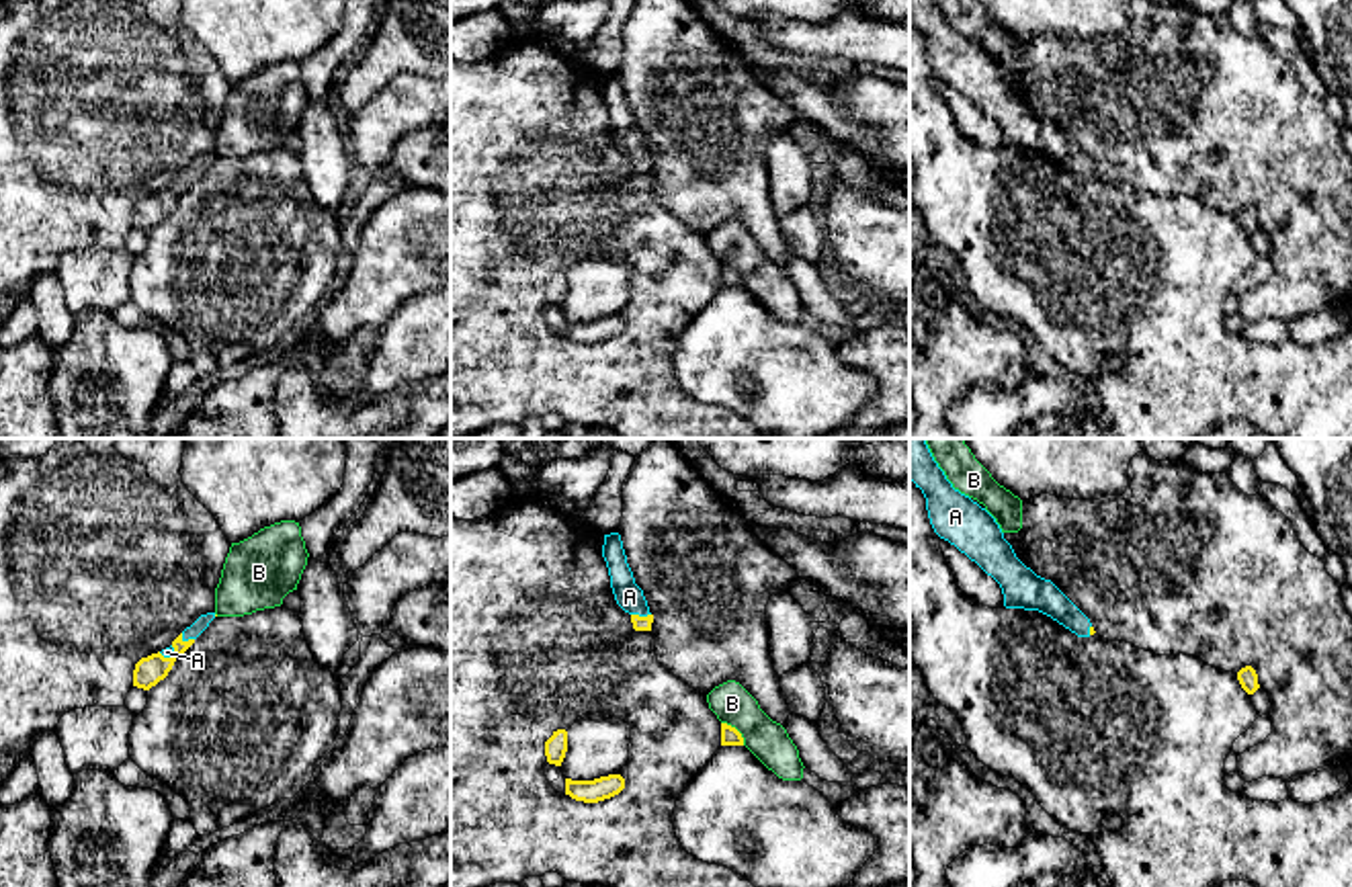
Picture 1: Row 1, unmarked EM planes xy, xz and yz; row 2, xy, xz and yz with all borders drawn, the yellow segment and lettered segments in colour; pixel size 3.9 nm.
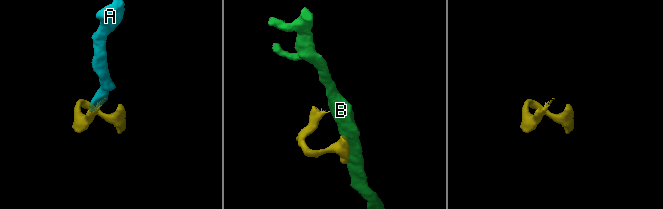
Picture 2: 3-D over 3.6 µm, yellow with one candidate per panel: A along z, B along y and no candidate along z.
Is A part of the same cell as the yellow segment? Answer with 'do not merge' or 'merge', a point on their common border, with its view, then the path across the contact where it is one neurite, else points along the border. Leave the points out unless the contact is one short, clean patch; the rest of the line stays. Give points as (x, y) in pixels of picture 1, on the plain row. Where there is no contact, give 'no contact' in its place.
merge | xz (642, 158) | across xz (640, 164), (642, 158), (629, 138)

